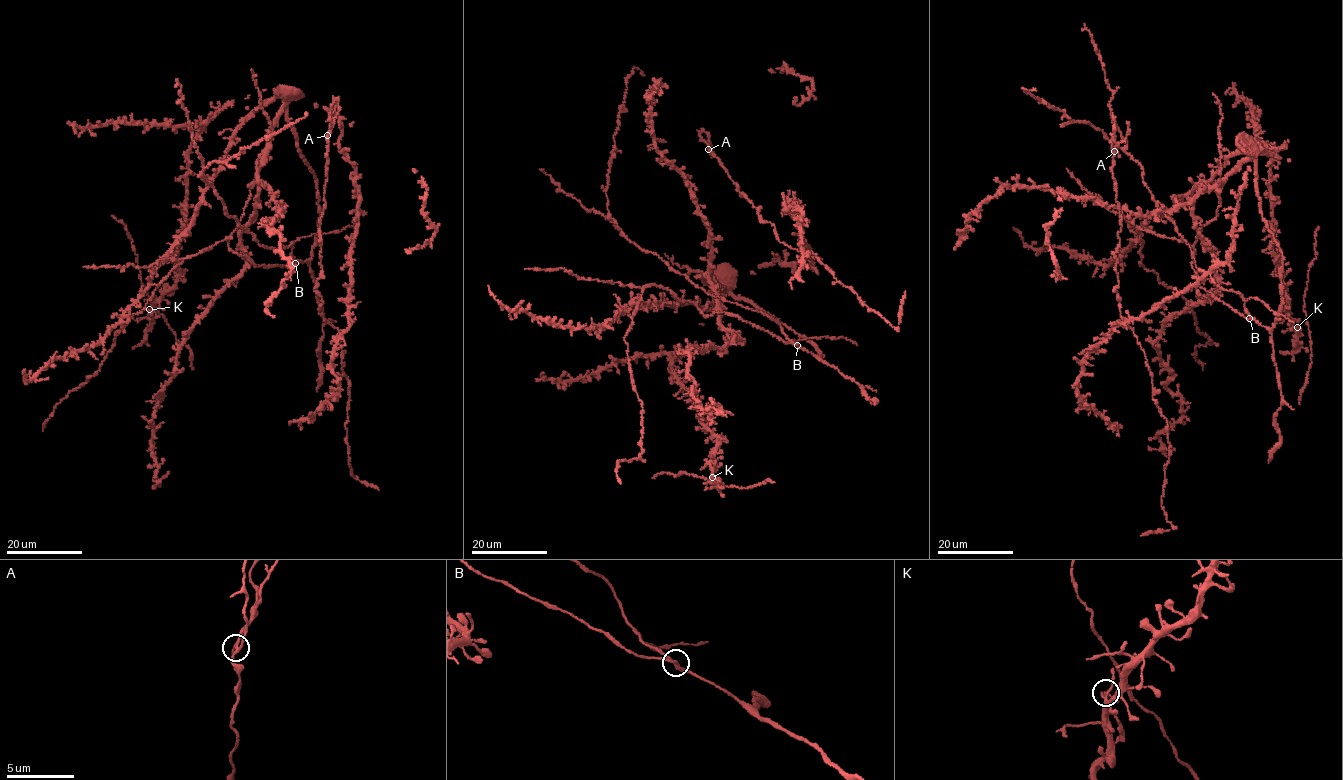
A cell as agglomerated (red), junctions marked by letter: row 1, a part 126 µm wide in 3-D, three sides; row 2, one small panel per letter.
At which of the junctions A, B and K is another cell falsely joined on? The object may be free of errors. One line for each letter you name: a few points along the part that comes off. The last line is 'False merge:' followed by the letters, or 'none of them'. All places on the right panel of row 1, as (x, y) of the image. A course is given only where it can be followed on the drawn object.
A: (1114, 151), (1117, 145), (1112, 117)
False merge: A

